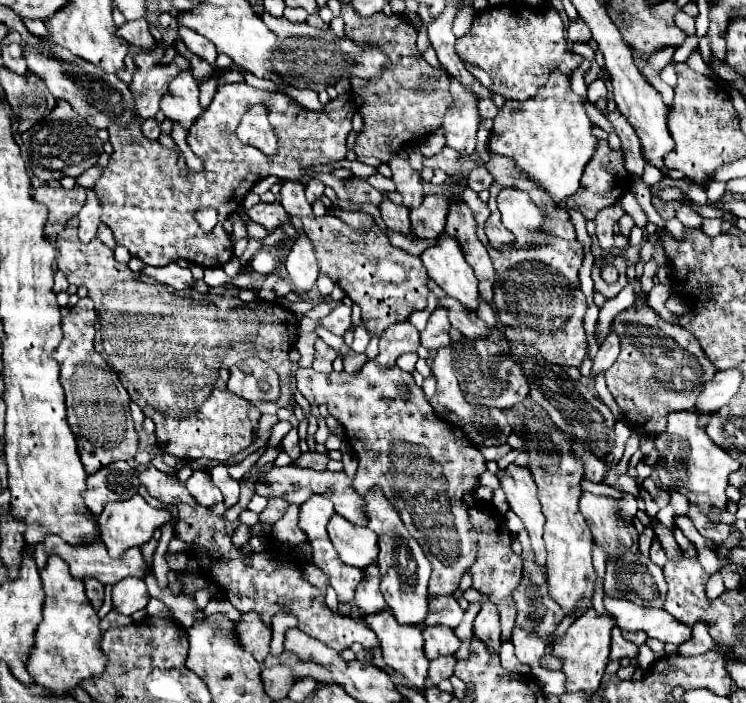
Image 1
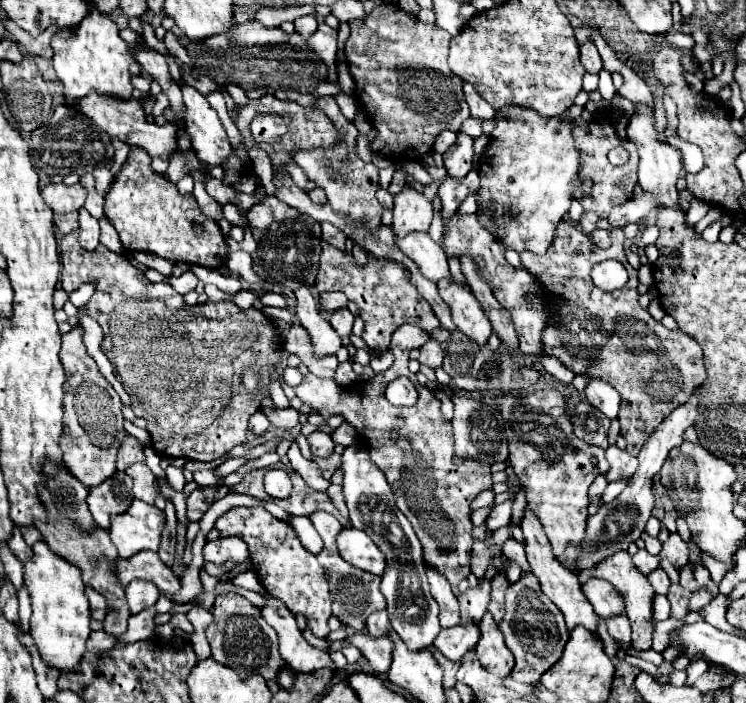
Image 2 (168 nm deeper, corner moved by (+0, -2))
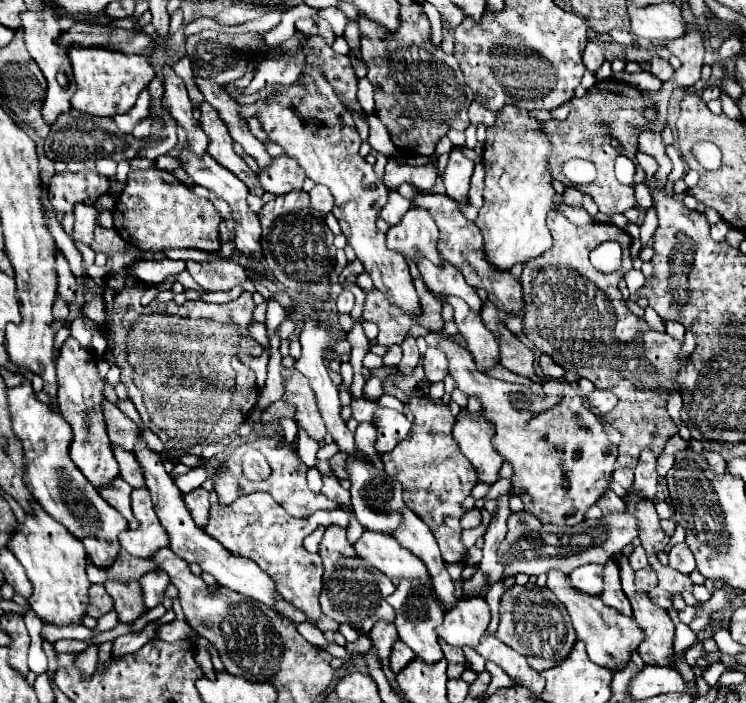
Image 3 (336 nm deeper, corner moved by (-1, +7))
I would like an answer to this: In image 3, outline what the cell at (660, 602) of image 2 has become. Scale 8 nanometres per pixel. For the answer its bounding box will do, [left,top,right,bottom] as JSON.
[668,607,697,653]

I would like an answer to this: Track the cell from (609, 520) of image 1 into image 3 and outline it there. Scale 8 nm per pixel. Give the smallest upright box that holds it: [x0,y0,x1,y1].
[612,553,674,665]

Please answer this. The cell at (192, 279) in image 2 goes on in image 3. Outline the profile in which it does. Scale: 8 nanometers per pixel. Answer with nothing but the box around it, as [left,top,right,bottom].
[186,261,248,291]

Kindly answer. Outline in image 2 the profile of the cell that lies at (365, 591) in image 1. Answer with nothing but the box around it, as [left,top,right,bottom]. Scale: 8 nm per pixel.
[367,612,391,638]

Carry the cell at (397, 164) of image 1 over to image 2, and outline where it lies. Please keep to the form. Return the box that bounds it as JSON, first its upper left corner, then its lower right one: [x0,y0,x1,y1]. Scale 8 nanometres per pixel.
[391,188,433,238]

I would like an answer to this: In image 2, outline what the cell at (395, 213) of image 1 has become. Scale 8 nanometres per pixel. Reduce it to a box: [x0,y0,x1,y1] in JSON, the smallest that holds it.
[397,234,451,284]

